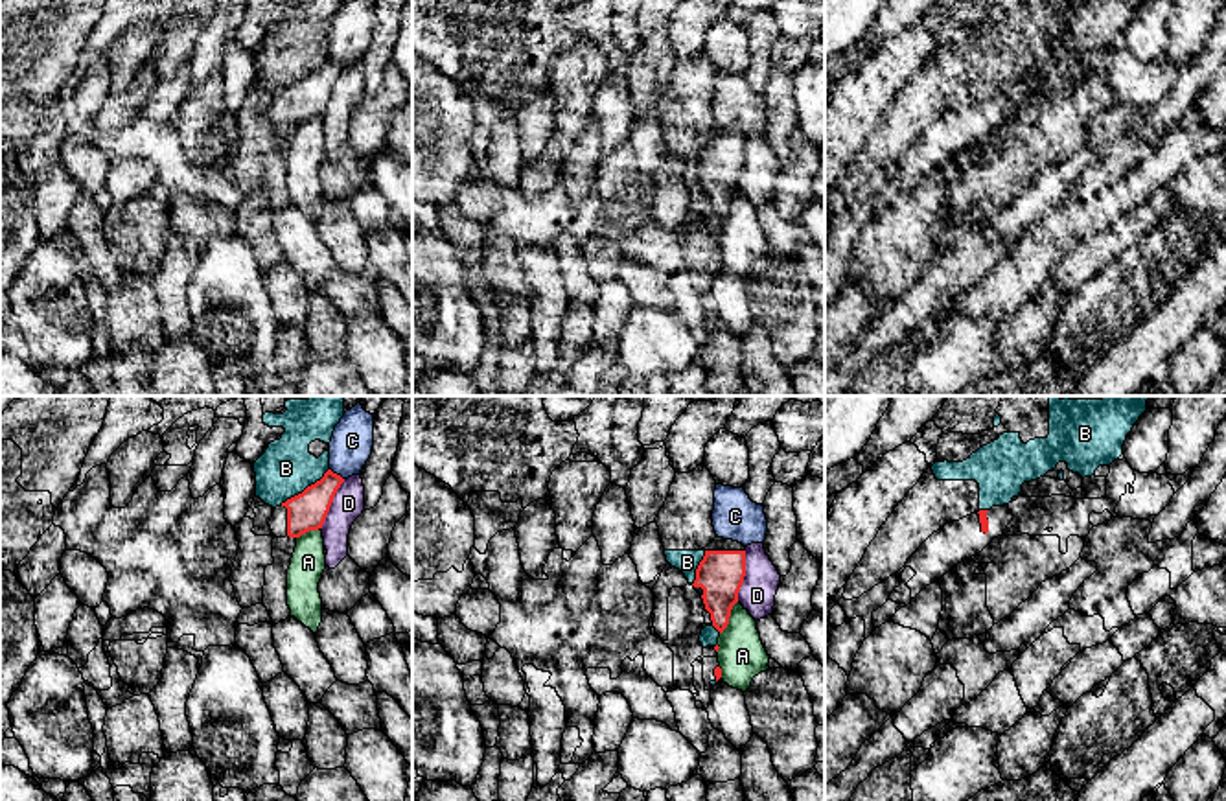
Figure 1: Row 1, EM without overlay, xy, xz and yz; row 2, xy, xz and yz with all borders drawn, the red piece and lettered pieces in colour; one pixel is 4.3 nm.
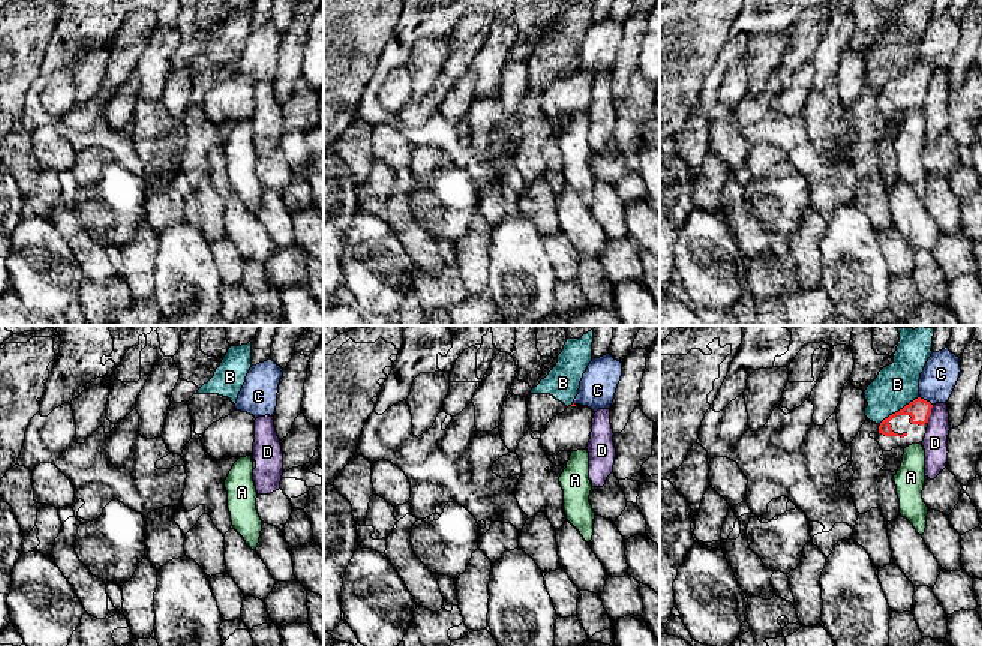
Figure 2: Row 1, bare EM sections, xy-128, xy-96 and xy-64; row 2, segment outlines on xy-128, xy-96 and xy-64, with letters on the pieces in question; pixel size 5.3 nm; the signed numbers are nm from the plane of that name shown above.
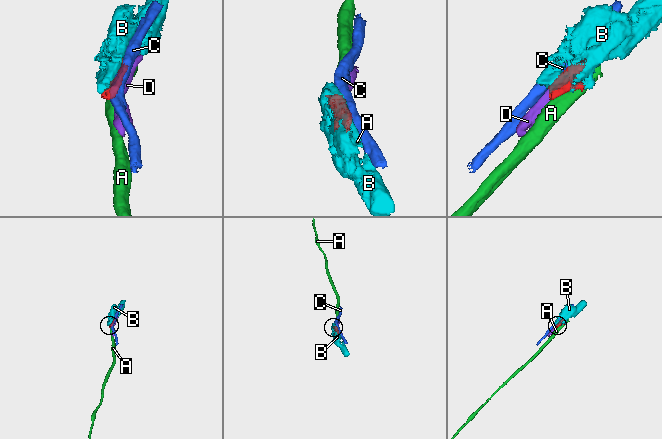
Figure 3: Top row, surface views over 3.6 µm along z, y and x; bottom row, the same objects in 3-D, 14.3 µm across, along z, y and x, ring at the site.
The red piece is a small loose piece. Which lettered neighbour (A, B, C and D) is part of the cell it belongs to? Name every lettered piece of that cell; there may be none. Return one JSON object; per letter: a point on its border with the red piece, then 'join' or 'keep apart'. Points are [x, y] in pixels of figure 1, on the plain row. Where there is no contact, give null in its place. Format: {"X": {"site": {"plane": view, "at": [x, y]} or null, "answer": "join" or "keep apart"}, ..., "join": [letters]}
{"A": {"site": {"plane": "xz", "at": [729, 203]}, "answer": "keep apart"}, "B": {"site": {"plane": "xy", "at": [306, 76]}, "answer": "keep apart"}, "C": {"site": {"plane": "xy", "at": [335, 61]}, "answer": "keep apart"}, "D": {"site": {"plane": "xz", "at": [744, 162]}, "answer": "keep apart"}, "join": []}

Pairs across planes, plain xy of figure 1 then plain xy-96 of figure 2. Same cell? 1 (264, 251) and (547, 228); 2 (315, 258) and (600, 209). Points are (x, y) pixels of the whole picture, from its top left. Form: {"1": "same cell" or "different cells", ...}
{"1": "same cell", "2": "different cells"}

